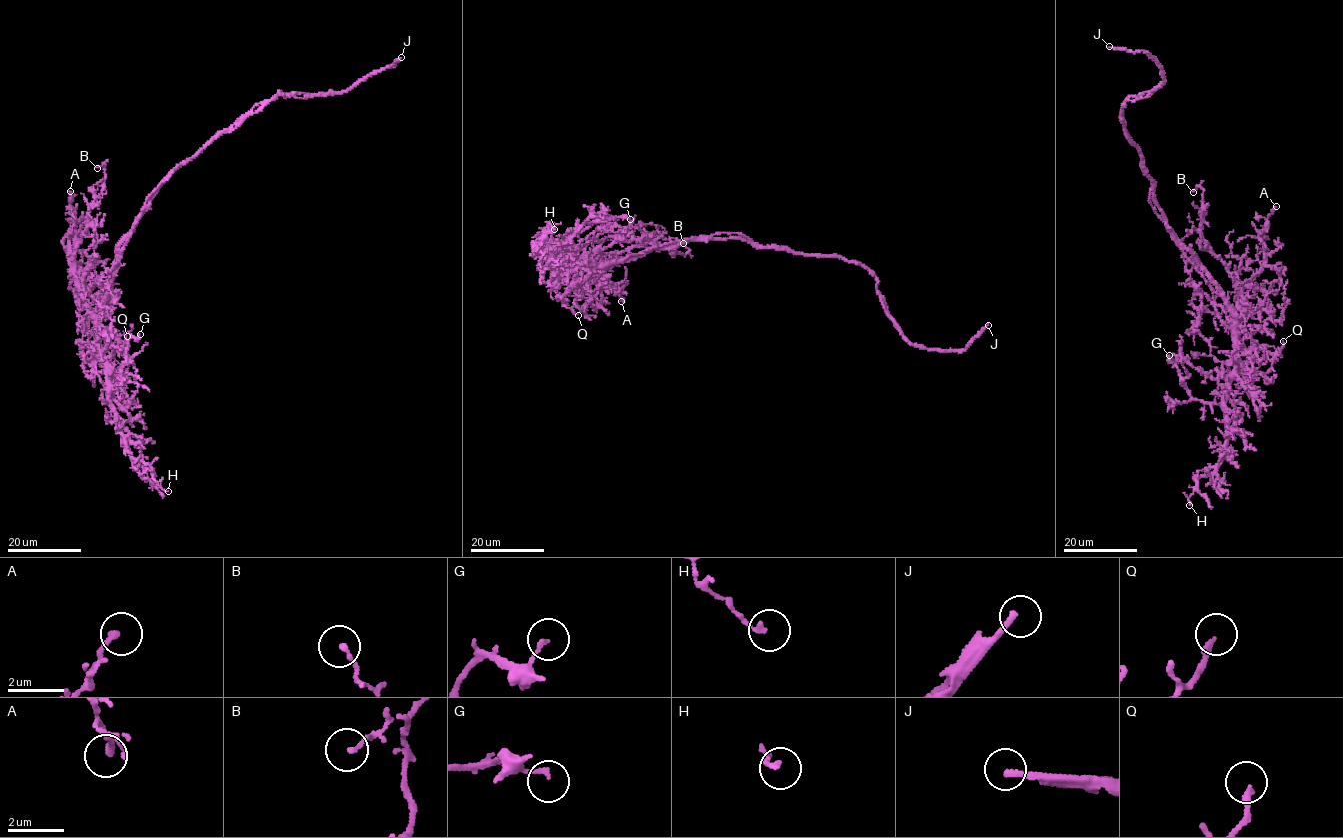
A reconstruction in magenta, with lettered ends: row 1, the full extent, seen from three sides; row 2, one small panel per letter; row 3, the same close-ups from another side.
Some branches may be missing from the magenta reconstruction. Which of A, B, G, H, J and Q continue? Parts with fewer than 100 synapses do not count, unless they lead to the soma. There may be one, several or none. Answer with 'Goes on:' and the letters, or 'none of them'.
Goes on: J

